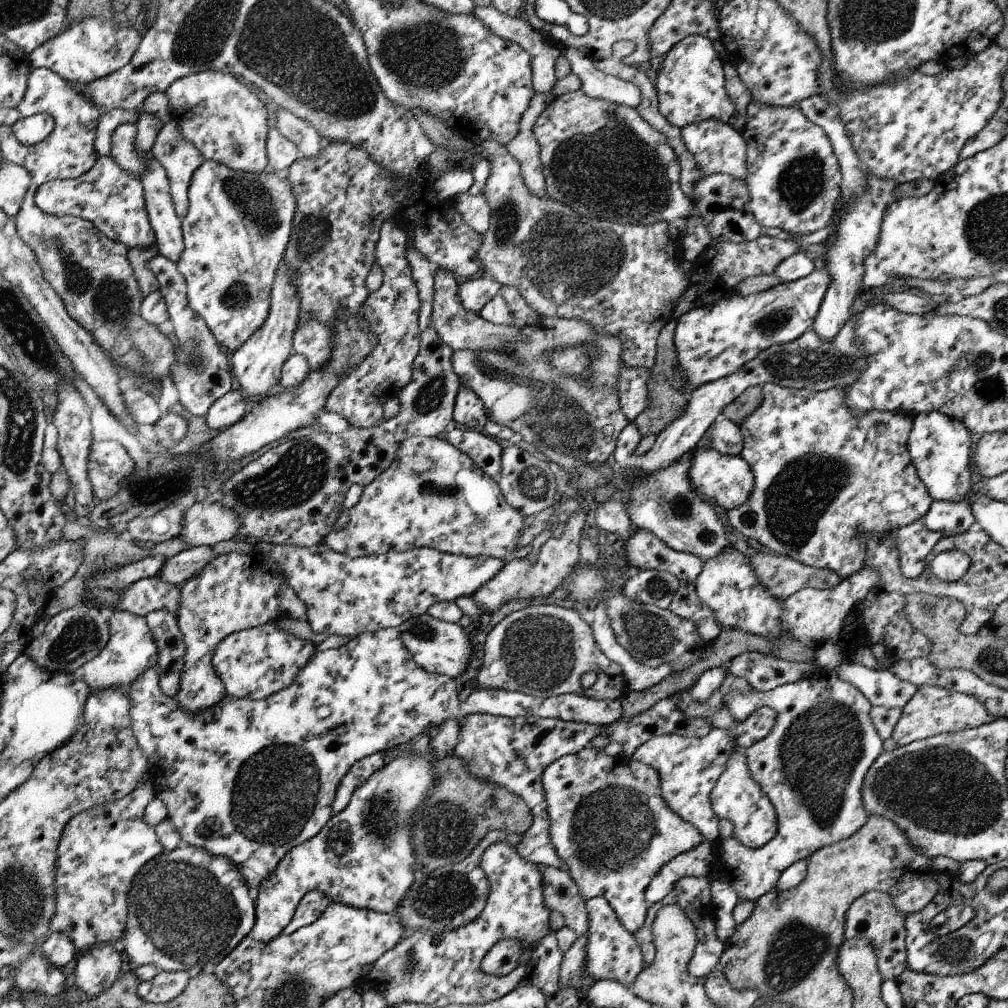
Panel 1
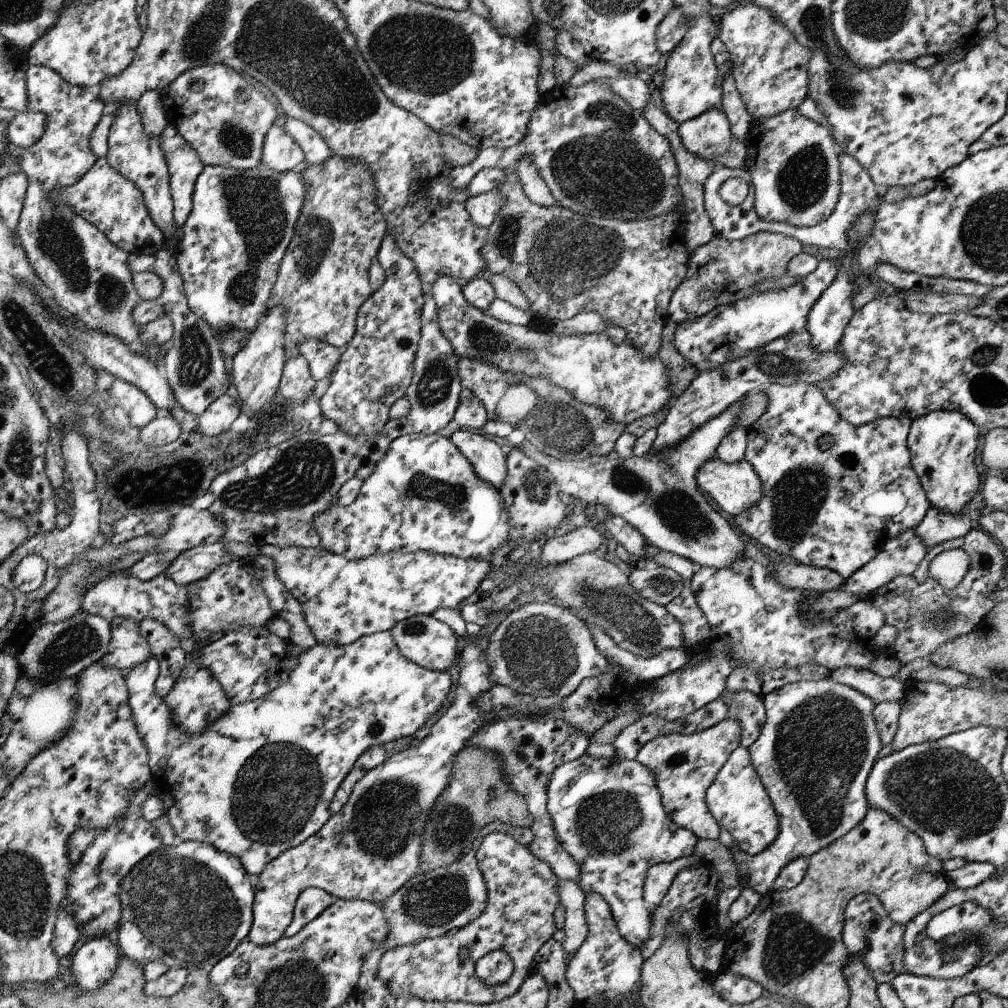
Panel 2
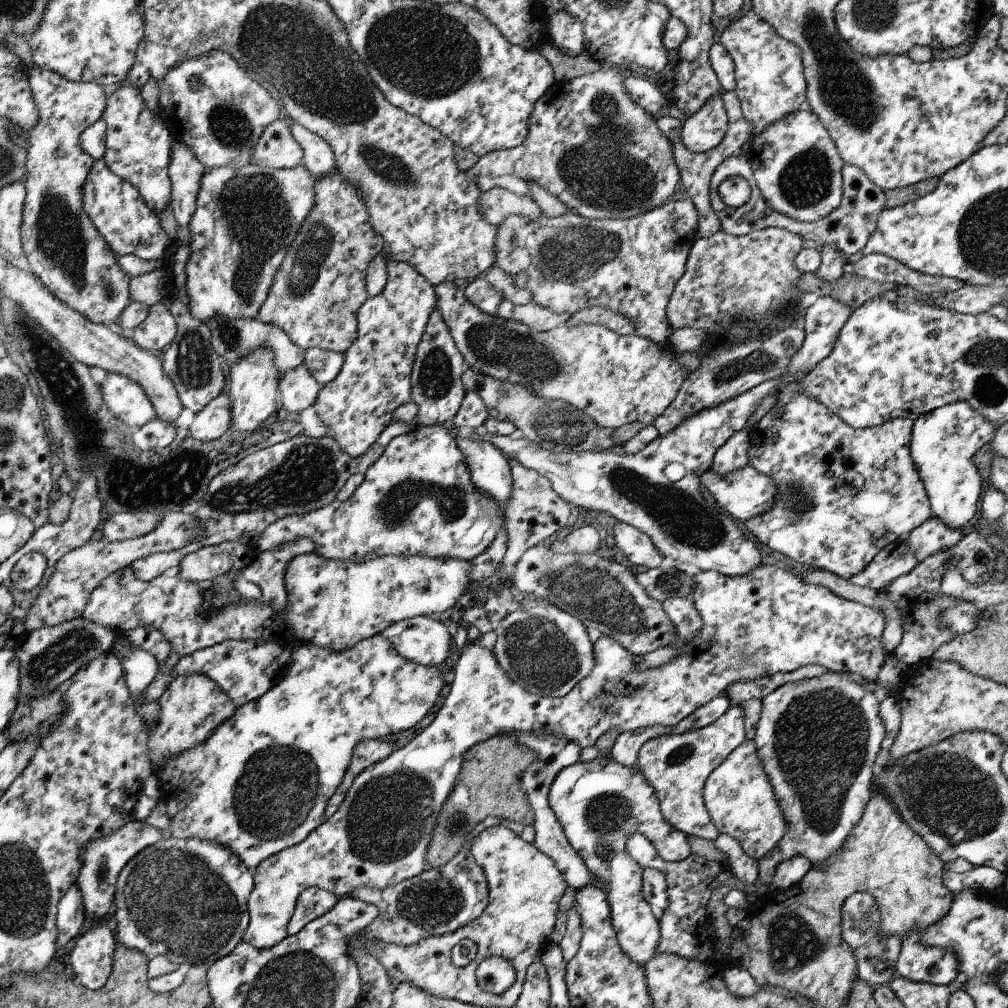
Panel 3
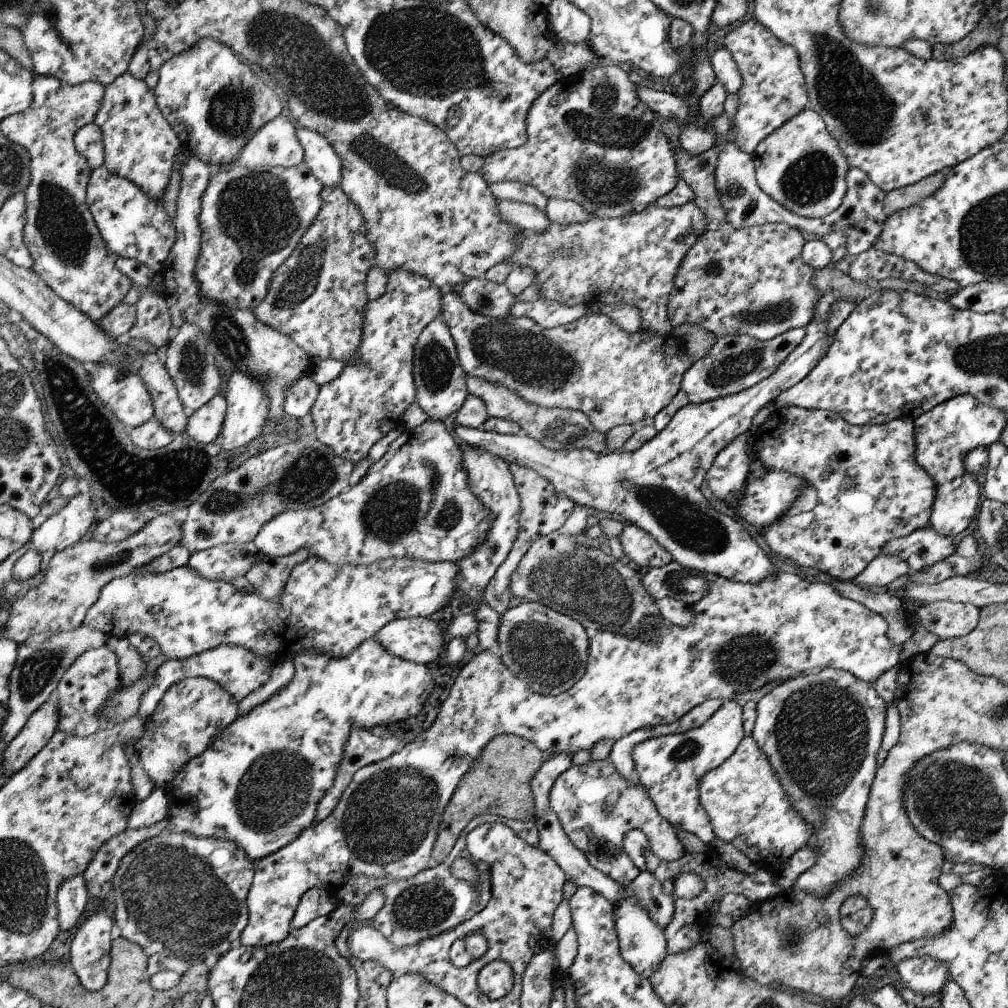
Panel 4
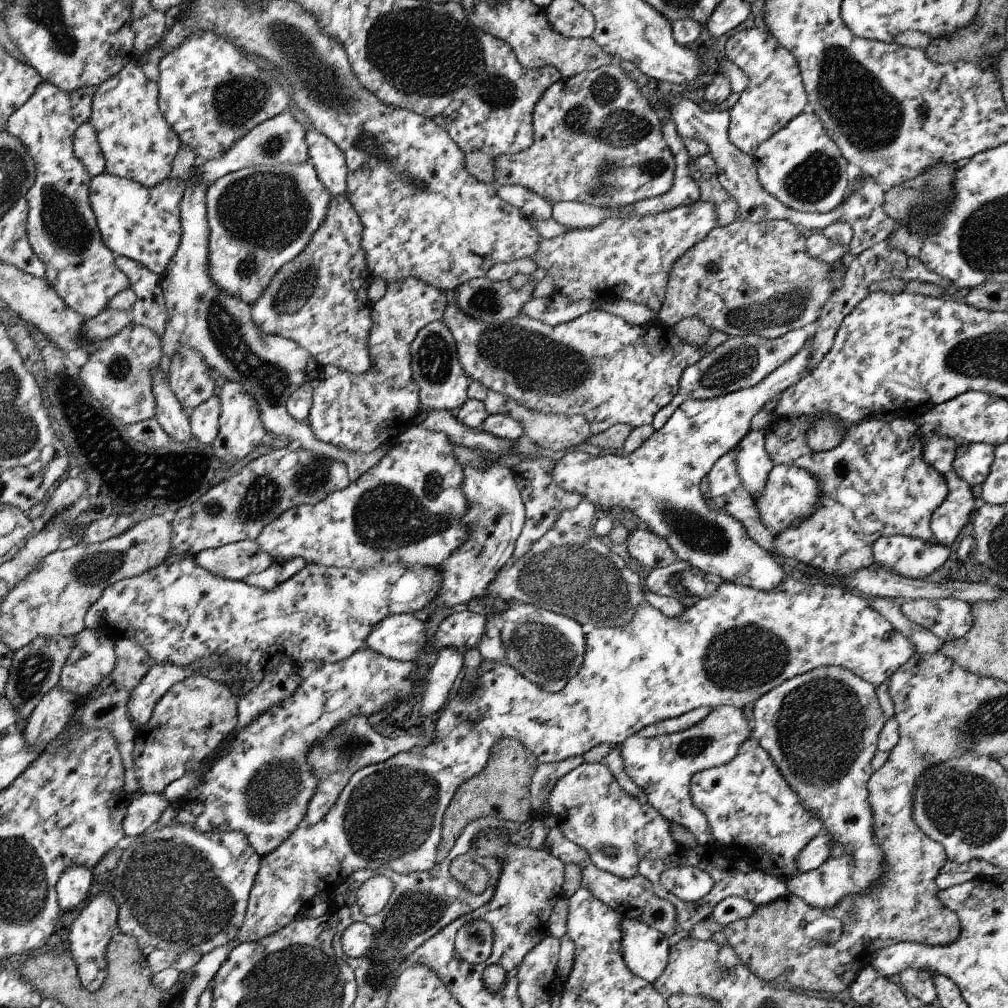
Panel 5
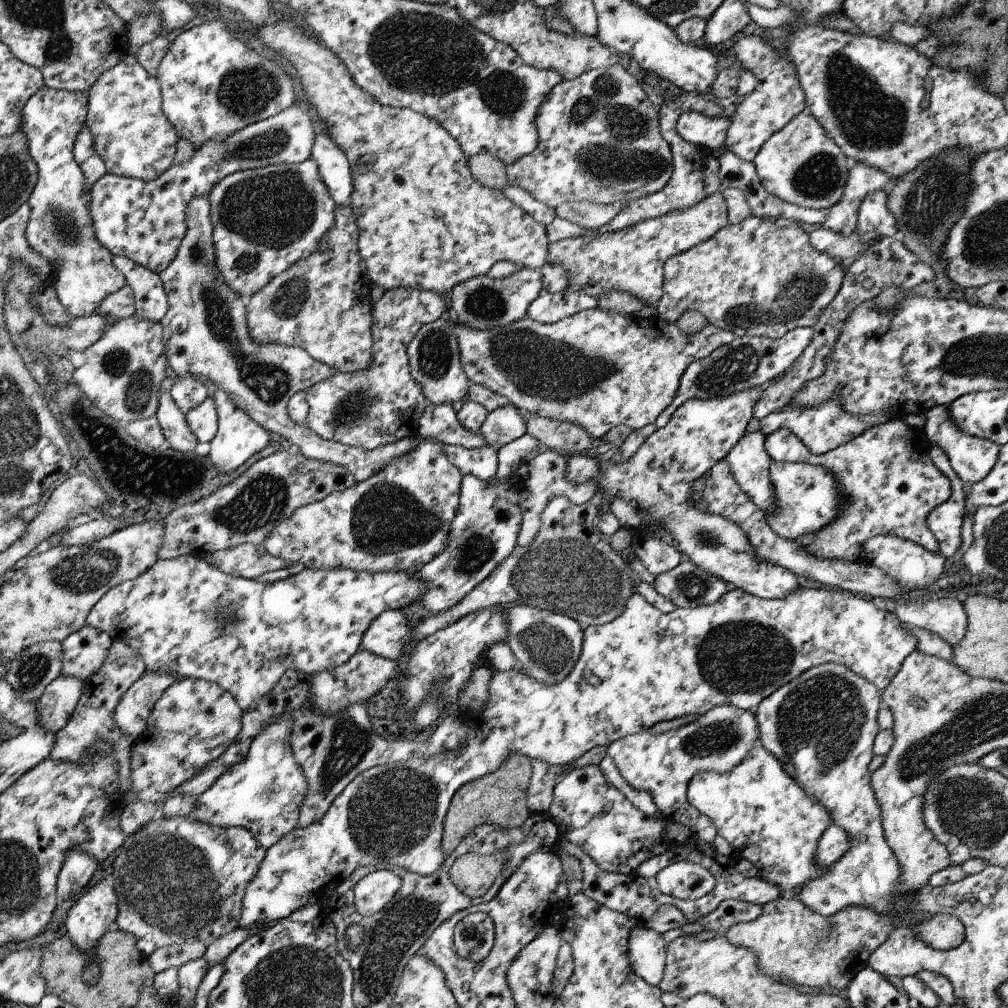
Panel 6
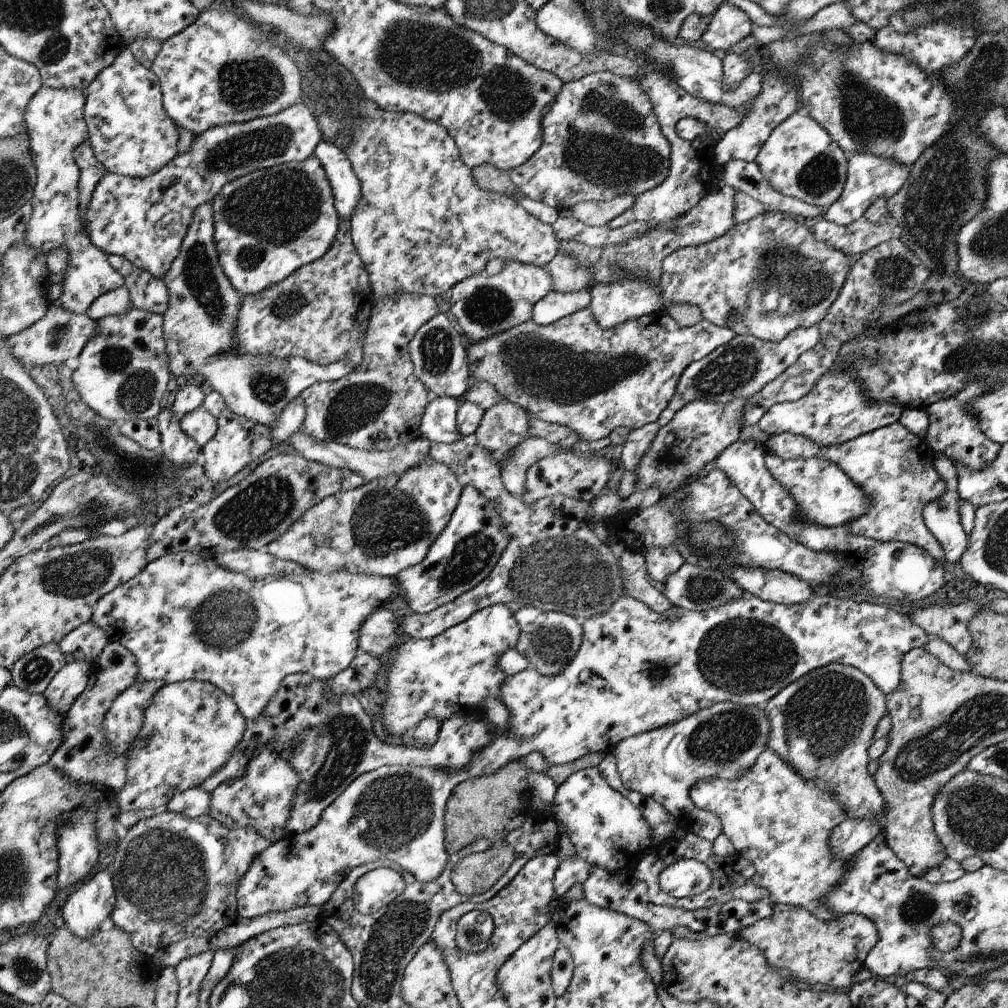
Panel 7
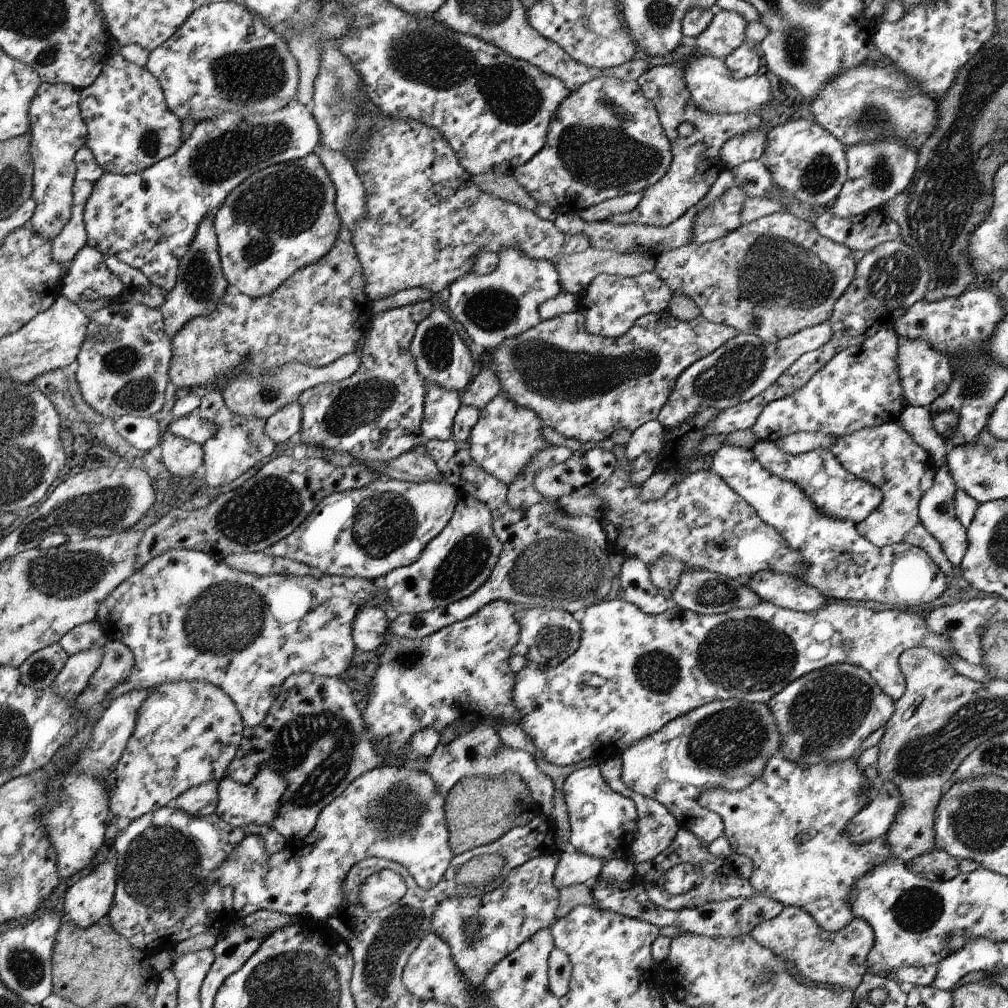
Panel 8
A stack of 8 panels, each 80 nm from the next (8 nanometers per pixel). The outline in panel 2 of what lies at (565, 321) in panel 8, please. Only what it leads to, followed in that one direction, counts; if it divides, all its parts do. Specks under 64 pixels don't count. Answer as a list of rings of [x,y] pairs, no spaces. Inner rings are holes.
[[[447,275],[437,278],[428,286],[428,291],[436,306],[438,326],[459,357],[480,360],[483,364],[493,365],[500,371],[523,373],[527,377],[547,377],[553,384],[570,391],[579,402],[600,406],[608,412],[611,419],[624,425],[629,425],[635,419],[647,415],[658,416],[660,410],[665,408],[673,397],[673,391],[670,390],[670,376],[666,374],[666,366],[661,359],[658,359],[656,354],[647,359],[637,347],[633,347],[626,340],[615,344],[603,333],[550,338],[547,331],[537,332],[531,330],[529,326],[499,322],[472,307],[466,298],[463,298],[461,287]]]

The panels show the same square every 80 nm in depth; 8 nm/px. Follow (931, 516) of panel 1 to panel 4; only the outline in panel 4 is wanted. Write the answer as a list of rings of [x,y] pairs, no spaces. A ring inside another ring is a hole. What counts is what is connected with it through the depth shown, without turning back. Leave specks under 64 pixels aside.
[[[929,522],[925,529],[917,529],[907,536],[887,541],[879,552],[902,558],[911,573],[942,561],[955,547],[952,538],[937,534]]]

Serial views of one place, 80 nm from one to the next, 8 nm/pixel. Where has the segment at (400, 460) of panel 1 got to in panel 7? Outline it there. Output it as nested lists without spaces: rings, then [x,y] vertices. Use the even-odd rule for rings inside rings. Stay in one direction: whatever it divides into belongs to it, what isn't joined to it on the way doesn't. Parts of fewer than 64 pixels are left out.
[[[425,457],[419,464],[401,474],[374,478],[361,486],[339,491],[310,506],[297,521],[289,525],[282,536],[268,542],[263,548],[271,558],[296,562],[307,571],[331,574],[349,571],[366,575],[394,577],[403,569],[418,565],[426,558],[435,540],[450,522],[462,487],[459,478],[445,464],[433,457]]]

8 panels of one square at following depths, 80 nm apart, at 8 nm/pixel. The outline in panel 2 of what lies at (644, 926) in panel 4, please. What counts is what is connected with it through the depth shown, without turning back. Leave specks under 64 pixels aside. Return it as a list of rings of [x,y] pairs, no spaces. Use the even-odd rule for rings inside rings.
[[[587,753],[575,757],[573,760],[564,762],[556,766],[549,775],[548,783],[546,786],[546,809],[549,813],[552,829],[557,839],[557,842],[579,867],[579,874],[576,883],[580,886],[584,895],[595,893],[601,895],[608,906],[610,913],[614,917],[614,921],[619,928],[619,934],[622,935],[628,943],[639,948],[640,942],[649,938],[649,914],[650,911],[644,904],[642,897],[642,886],[645,884],[646,874],[649,872],[649,867],[657,863],[668,863],[675,859],[686,857],[694,852],[696,842],[699,840],[693,832],[689,829],[677,826],[666,813],[665,808],[662,806],[661,795],[658,793],[657,779],[654,774],[641,763],[635,760],[617,760],[616,758],[591,758]]]

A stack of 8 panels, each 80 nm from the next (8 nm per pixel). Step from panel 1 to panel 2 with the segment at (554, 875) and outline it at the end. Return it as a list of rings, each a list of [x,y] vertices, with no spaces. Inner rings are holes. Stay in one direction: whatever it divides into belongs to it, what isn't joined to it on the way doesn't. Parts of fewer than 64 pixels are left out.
[[[557,879],[558,905],[563,906],[565,938],[561,942],[566,956],[571,956],[579,948],[588,933],[583,905],[584,894],[580,886],[572,880]]]

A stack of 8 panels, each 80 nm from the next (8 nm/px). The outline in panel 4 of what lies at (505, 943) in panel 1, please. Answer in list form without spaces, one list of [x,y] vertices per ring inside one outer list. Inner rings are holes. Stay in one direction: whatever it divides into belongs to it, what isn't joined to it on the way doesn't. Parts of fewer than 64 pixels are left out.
[[[492,960],[482,966],[476,974],[477,990],[489,1000],[505,996],[514,982],[512,968],[502,960]]]

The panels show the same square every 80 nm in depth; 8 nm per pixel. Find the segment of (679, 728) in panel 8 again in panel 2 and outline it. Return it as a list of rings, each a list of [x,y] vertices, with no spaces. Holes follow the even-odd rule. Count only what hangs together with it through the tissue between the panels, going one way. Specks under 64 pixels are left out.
[[[723,719],[698,733],[659,735],[646,742],[634,758],[645,765],[657,779],[662,806],[670,819],[677,826],[689,829],[698,839],[717,839],[720,827],[706,806],[705,794],[726,764],[727,757],[740,746],[740,731],[737,719]]]

